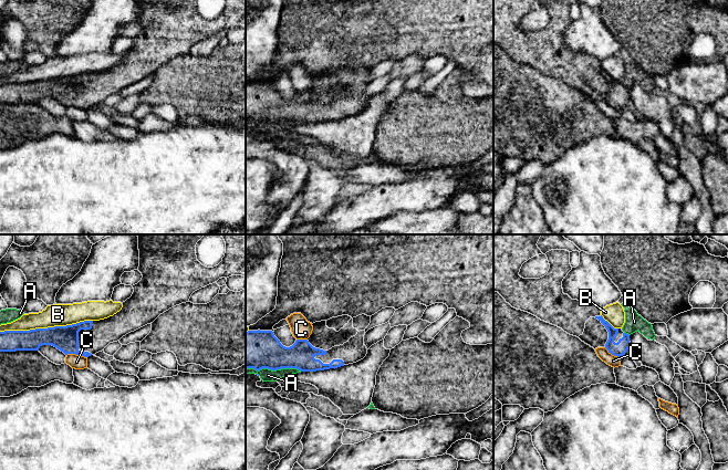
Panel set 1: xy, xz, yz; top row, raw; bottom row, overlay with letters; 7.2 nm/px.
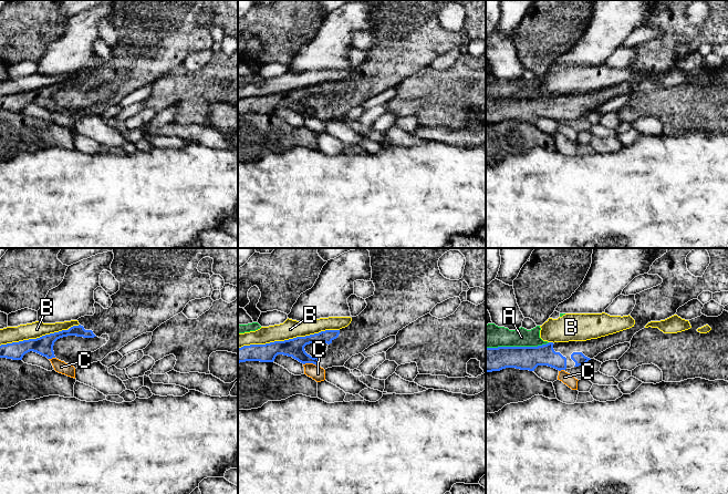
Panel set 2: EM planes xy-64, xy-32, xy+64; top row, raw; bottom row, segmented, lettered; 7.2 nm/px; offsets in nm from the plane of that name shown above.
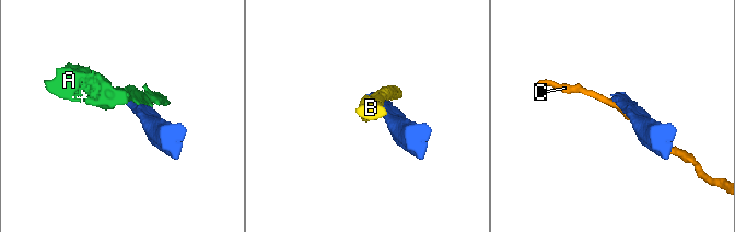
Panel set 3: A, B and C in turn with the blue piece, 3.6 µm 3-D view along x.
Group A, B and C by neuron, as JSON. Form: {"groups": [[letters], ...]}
{"groups": [["A"], ["B"], ["C"]]}

